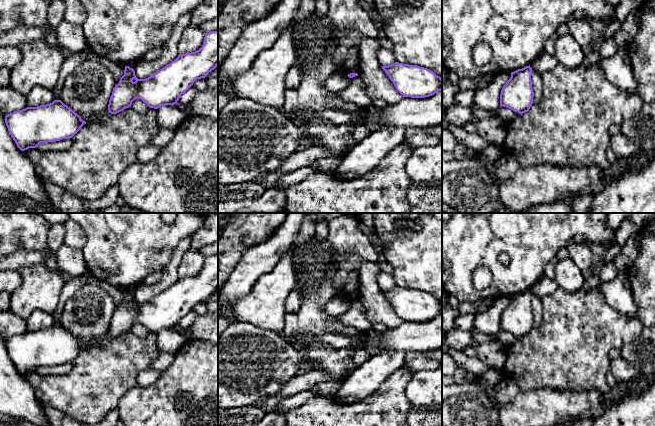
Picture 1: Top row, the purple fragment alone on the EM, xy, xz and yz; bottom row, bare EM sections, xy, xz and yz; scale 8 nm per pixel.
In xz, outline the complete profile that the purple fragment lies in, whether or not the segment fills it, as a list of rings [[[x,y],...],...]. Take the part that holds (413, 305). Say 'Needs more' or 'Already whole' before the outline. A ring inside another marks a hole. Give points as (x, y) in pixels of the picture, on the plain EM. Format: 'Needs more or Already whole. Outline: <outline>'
Already whole. Outline: [[[399,286],[381,291],[403,321],[425,322],[442,314],[442,302],[427,292]]]

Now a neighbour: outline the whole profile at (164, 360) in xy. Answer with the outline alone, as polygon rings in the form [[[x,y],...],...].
[[[161,353],[158,358],[152,362],[149,369],[165,371],[172,364],[175,354],[171,353]]]

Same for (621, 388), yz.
[[[631,381],[618,382],[603,398],[604,403],[612,403],[616,401],[620,396],[628,392],[631,385]]]

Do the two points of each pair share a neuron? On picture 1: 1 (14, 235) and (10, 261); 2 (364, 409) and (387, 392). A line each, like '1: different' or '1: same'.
1: different
2: same

